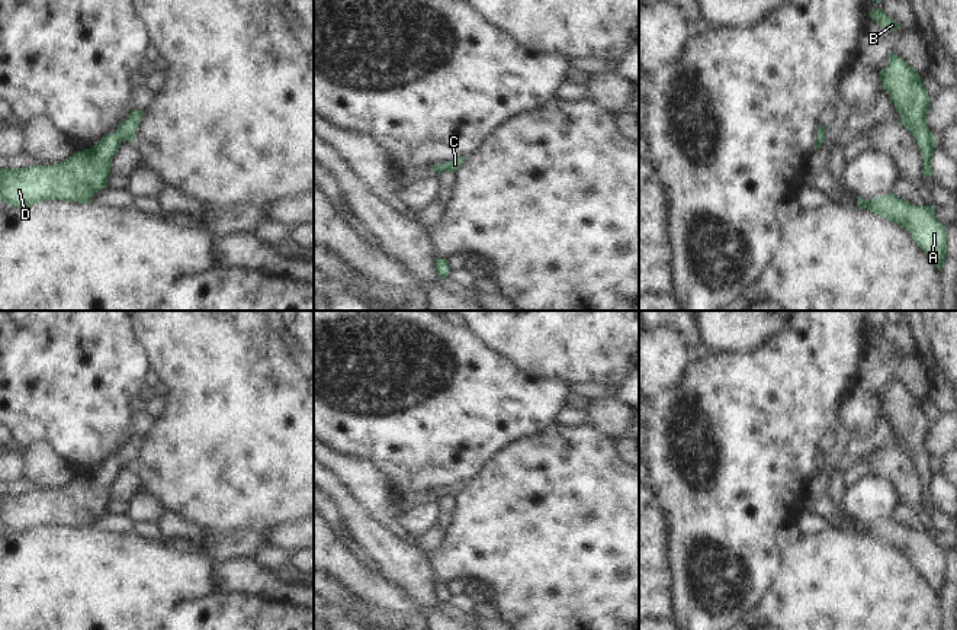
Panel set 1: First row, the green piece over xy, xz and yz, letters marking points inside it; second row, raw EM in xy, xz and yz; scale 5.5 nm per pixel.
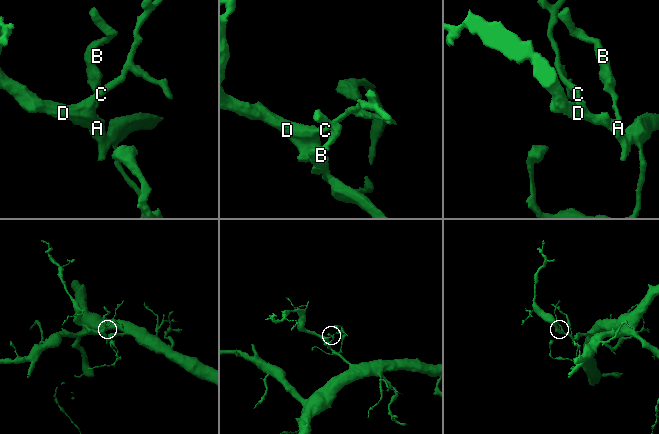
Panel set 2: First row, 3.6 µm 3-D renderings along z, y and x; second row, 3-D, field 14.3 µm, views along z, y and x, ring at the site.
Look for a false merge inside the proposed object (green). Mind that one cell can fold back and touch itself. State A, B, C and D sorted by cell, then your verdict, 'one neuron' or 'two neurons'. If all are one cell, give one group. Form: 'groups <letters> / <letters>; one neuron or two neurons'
groups A B C D; one neuron

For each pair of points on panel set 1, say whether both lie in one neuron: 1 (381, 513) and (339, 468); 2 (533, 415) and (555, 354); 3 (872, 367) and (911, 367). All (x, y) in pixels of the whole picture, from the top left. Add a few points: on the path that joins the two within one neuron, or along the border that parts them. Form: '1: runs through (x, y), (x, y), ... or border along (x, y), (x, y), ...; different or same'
1: runs through (373, 501), (350, 478); same
2: border along (514, 366), (527, 376), (554, 378), (567, 383); different
3: runs through (882, 367), (901, 367); same

